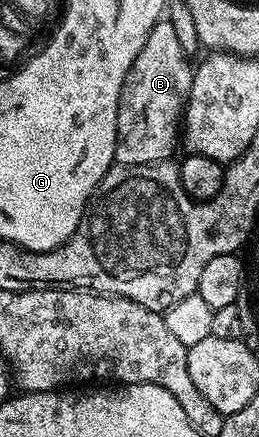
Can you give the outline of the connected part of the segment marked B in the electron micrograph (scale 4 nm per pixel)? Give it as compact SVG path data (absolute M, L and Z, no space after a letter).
M157 20L146 36L138 56L124 76L120 96L116 100L114 133L117 163L126 166L147 166L169 161L178 150L178 123L188 103L188 89L192 86L193 67L190 58L178 44L174 24Z

